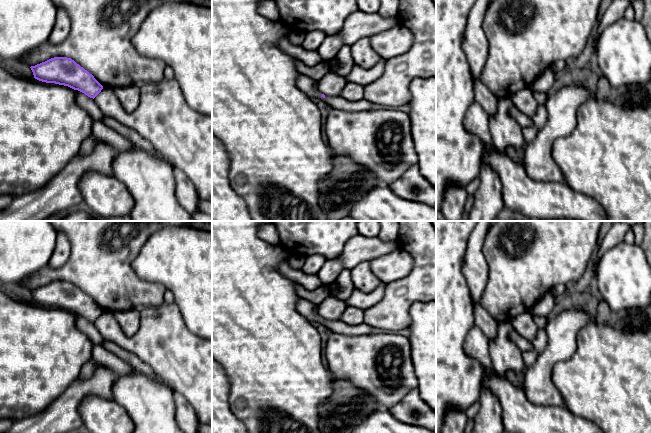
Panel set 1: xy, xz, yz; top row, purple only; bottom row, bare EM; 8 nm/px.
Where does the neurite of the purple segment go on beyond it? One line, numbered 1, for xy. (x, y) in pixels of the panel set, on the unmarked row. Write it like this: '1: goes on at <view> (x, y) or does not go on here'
1: does not go on here

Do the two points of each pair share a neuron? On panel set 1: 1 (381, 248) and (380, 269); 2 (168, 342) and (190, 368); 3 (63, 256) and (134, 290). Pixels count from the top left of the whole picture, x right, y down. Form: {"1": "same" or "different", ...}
{"1": "different", "2": "same", "3": "different"}

